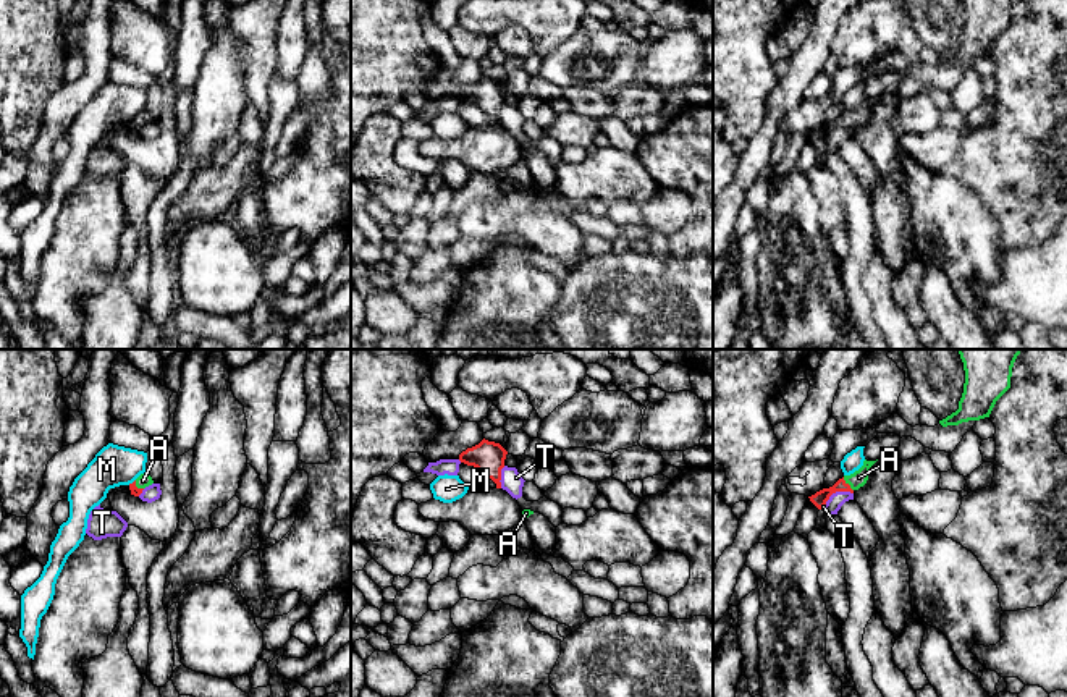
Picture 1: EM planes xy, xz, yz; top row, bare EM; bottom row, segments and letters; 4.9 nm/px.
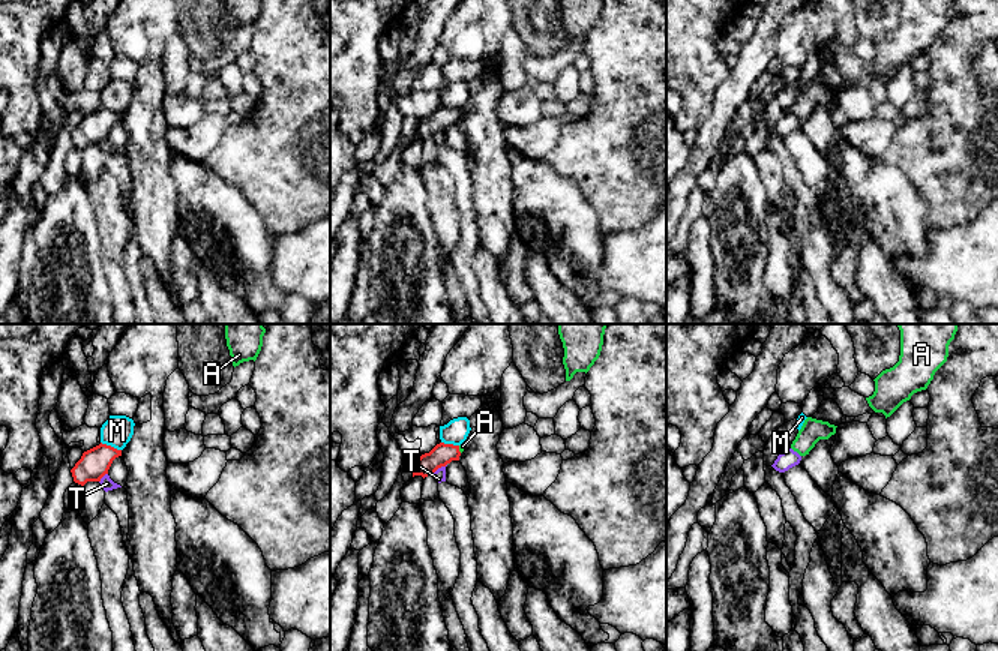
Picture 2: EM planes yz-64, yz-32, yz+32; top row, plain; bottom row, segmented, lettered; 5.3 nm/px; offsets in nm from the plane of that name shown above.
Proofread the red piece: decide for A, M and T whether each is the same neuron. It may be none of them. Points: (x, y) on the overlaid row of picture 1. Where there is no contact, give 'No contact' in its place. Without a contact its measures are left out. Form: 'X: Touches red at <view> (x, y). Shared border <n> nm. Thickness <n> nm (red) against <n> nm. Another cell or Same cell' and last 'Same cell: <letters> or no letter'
A: Touches red at yz (847, 484). Shared border 90 nm. Thickness 70 nm (red) against 80 nm. Same cell
M: Touches red at xy (133, 482). Shared border 50 nm. Thickness 50 nm (red) against 200 nm. Another cell
T: Touches red at yz (835, 492). Shared border 180 nm. Thickness 70 nm (red) against 80 nm. Another cell
Same cell: A

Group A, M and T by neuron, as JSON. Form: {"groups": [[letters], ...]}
{"groups": [["A"], ["M"], ["T"]]}

